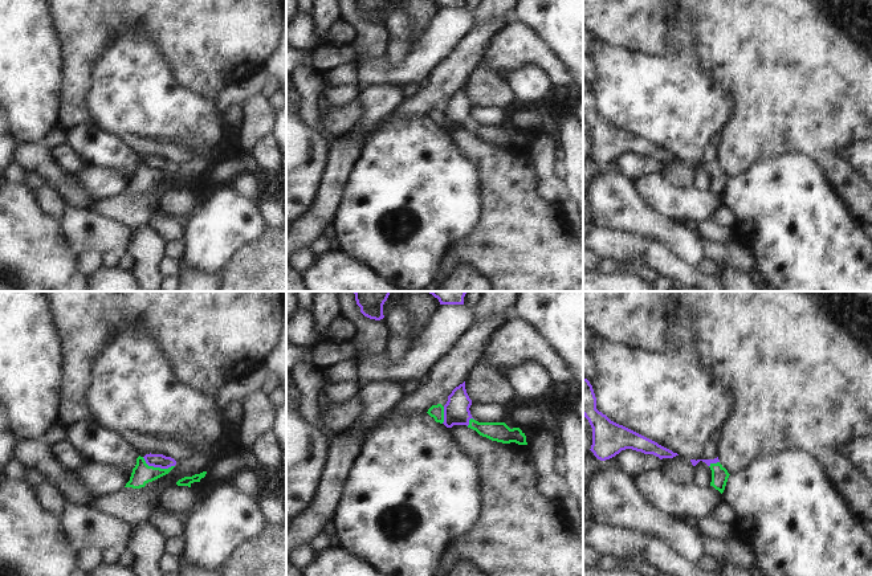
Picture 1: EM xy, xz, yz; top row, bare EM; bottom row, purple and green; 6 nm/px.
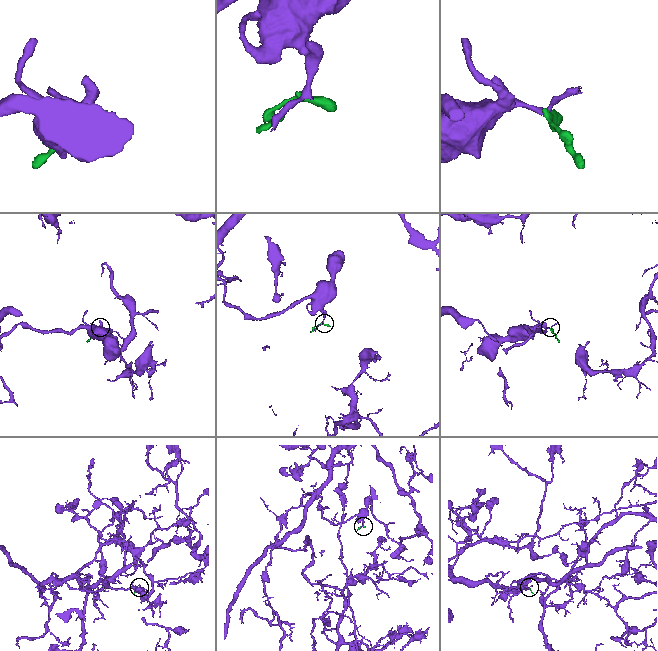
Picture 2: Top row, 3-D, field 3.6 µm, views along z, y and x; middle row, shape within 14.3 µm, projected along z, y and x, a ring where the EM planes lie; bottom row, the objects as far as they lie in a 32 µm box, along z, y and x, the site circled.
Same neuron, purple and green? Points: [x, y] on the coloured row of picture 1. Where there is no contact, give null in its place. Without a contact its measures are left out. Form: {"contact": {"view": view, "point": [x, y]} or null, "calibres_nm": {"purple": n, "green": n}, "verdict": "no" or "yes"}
{"contact": {"view": "xy", "point": [158, 466]}, "calibres_nm": {"purple": 80, "green": 120}, "verdict": "no"}

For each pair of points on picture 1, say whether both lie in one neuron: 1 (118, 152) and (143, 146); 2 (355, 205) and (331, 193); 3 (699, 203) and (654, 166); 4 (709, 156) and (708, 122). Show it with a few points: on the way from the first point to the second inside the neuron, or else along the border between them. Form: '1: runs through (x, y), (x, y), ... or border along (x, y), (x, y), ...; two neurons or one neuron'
1: border along (125, 141), (139, 158); two neurons
2: border along (353, 170), (334, 219), (330, 223); two neurons
3: border along (659, 172), (642, 175), (634, 180); two neurons
4: border along (710, 143), (705, 150), (703, 162); two neurons

